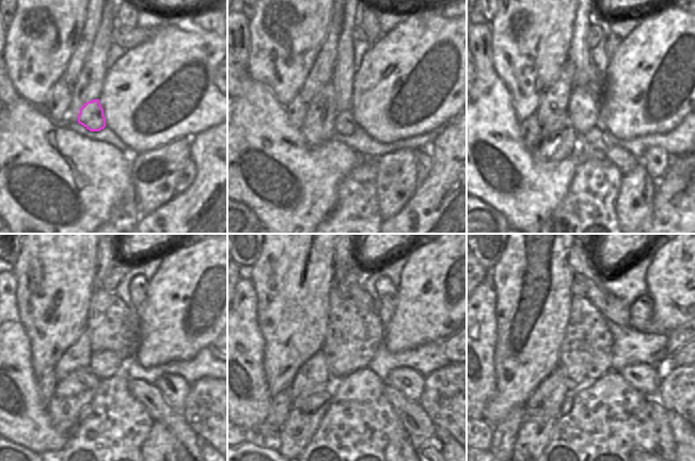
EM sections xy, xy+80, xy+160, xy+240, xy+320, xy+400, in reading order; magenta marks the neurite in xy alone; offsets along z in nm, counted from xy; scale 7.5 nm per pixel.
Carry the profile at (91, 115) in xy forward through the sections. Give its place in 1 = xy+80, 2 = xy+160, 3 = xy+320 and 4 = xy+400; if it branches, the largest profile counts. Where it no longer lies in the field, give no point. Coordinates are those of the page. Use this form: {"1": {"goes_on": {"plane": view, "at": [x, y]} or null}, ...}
{"1": {"goes_on": {"plane": "xy+80", "at": [344, 124]}}, "2": {"goes_on": {"plane": "xy+160", "at": [622, 159]}}, "3": {"goes_on": {"plane": "xy+320", "at": [421, 431]}}, "4": {"goes_on": {"plane": "xy+400", "at": [666, 448]}}}

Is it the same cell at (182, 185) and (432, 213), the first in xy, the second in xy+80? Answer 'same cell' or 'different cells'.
different cells

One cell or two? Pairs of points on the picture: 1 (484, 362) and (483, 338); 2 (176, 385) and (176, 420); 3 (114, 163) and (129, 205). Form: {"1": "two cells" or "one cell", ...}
{"1": "one cell", "2": "two cells", "3": "two cells"}

